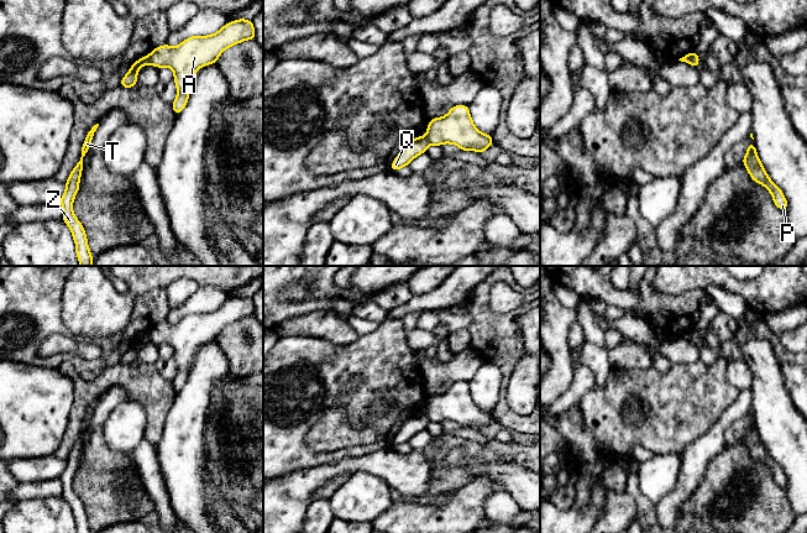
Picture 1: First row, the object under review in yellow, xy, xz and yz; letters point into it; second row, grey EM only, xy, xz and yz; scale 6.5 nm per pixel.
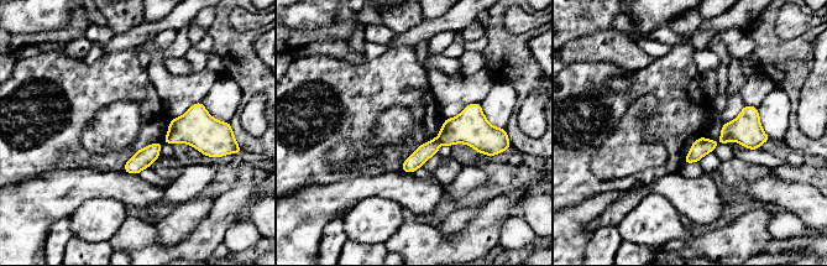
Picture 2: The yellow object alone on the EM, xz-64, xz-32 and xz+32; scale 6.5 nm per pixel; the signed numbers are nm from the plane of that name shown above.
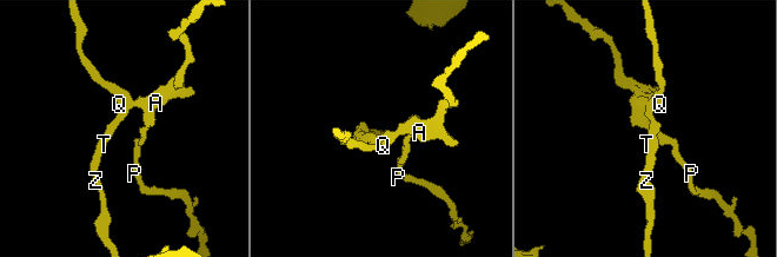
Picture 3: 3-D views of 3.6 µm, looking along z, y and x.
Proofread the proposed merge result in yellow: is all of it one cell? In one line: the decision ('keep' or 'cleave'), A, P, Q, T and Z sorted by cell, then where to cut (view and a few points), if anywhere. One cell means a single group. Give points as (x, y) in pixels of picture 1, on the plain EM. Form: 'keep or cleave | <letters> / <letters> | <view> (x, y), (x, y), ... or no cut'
cleave | A P / Q T Z | xy (147, 333), (151, 340)

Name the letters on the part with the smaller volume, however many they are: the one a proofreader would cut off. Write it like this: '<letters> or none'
A, P

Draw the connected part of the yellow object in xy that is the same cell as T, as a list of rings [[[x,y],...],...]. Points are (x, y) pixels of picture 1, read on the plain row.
[[[99,401],[94,402],[88,409],[85,418],[82,423],[82,429],[79,438],[77,443],[70,449],[68,458],[65,460],[65,469],[59,476],[59,480],[63,485],[63,498],[68,502],[68,505],[72,508],[74,519],[75,519],[75,528],[77,533],[93,533],[89,523],[88,523],[88,516],[85,512],[84,503],[82,500],[77,496],[77,493],[73,490],[73,477],[79,467],[79,458],[82,454],[83,448],[83,438],[85,432],[88,430],[88,427],[90,424],[94,409],[96,408]]]

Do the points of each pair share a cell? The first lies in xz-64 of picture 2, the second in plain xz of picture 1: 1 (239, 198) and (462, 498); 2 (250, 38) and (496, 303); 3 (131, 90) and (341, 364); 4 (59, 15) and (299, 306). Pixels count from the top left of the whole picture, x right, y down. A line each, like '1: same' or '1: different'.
1: same
2: different
3: same
4: different

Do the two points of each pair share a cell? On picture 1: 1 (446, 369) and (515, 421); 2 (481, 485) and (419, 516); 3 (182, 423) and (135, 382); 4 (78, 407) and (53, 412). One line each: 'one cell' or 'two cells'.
1: two cells
2: one cell
3: two cells
4: two cells

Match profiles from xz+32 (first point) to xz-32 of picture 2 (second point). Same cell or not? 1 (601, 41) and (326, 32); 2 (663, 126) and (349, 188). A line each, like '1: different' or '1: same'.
1: different
2: different

